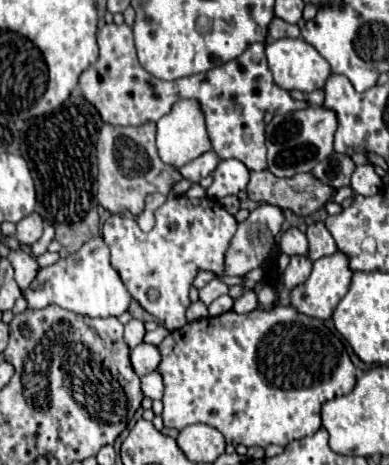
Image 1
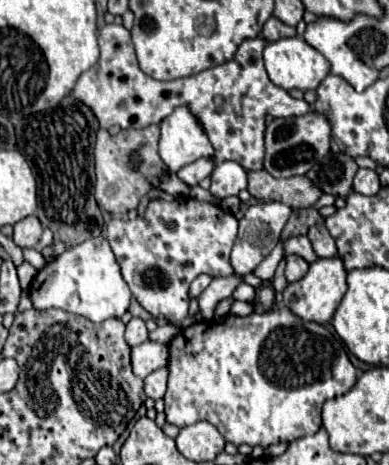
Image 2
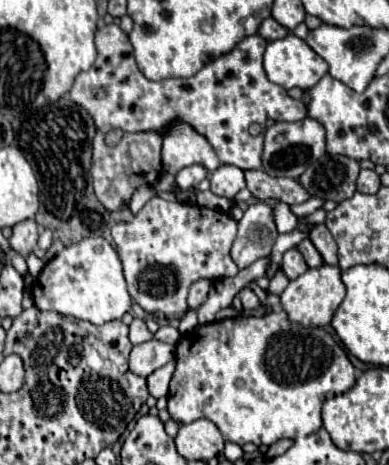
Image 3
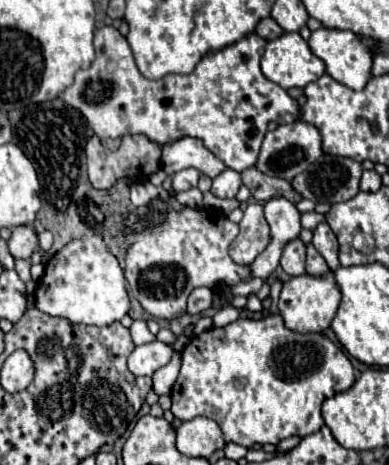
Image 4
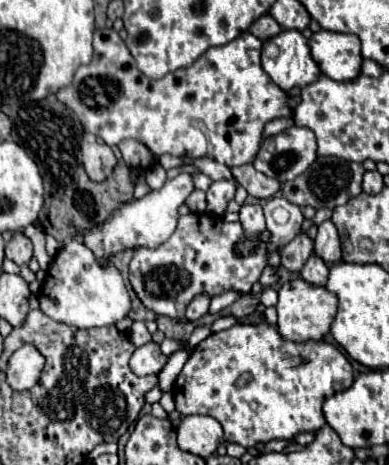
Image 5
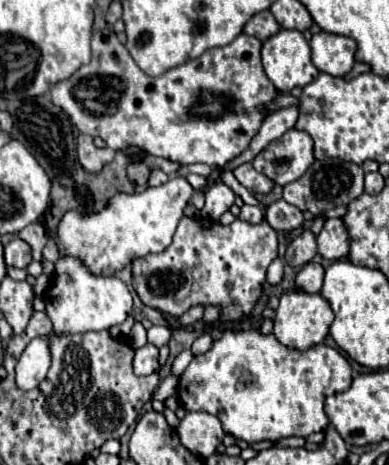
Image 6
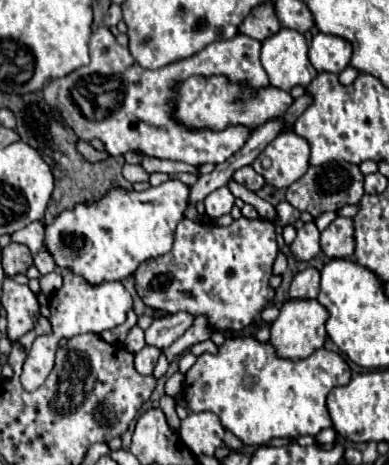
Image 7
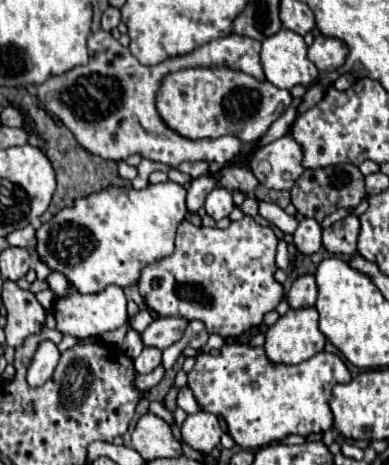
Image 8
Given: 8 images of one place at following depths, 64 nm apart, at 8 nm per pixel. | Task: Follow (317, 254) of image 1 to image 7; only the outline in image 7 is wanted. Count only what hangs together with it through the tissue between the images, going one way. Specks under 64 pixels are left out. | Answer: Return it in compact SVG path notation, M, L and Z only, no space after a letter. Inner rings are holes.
M338 216L322 234L320 244L324 244L324 254L328 258L350 258L354 254L354 224L352 218ZM324 238L324 242L322 242Z

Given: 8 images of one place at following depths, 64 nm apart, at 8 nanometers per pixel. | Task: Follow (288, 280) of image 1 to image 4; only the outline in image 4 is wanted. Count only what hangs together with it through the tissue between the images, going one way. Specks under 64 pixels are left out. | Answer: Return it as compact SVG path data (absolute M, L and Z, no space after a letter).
M300 238L288 242L280 260L282 270L290 276L300 276L304 274L304 262L306 262L306 244Z

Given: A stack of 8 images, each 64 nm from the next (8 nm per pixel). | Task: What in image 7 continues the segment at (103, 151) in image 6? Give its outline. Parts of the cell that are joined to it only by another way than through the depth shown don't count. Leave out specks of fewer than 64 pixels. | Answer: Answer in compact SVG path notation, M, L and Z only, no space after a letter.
M78 142L78 150L80 150L80 154L82 154L88 162L100 162L100 160L106 158L104 152L94 150L94 148L92 148L90 144L86 144L86 142Z

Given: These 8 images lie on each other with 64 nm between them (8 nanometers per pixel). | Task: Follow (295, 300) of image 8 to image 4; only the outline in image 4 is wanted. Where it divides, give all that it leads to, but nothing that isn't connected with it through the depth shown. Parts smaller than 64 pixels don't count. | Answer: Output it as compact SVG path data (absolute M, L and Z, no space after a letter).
M308 244L308 258L306 258L306 274L310 274L310 276L316 276L316 278L320 278L320 276L328 276L328 272L330 272L330 268L328 268L328 264L324 262L324 258L316 252L316 248L312 246L312 244Z

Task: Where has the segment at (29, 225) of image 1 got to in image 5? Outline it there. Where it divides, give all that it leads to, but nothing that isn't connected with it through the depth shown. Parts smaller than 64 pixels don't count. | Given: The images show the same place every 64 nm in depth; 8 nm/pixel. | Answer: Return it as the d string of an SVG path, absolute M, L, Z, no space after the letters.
M16 232L14 238L6 244L6 258L18 266L28 264L32 258L32 242L22 232Z

